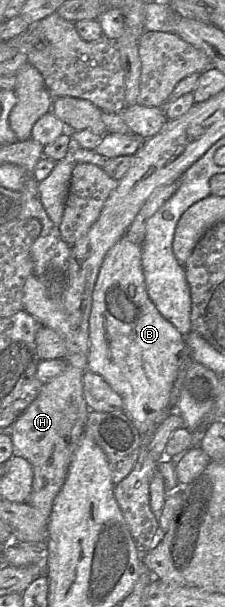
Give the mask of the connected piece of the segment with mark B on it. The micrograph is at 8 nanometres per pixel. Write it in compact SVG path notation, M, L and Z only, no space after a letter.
M124 235L124 237L122 237L114 246L111 247L111 249L107 252L107 254L104 257L104 260L103 260L102 265L99 270L95 288L93 291L93 304L92 304L90 318L89 318L89 354L88 354L88 368L87 369L96 373L96 374L99 374L112 387L112 389L120 395L120 397L123 401L123 405L124 405L124 412L127 414L127 416L133 422L133 424L136 427L139 434L141 436L150 437L150 436L153 436L157 427L164 421L164 419L168 416L168 414L170 412L173 412L173 411L169 411L170 393L173 388L173 384L176 379L178 370L179 370L180 366L184 363L184 358L185 358L185 356L188 356L189 352L187 351L187 345L186 345L186 341L184 339L185 337L178 332L176 327L171 322L169 322L167 319L165 319L159 313L159 311L157 310L157 308L155 307L155 305L153 304L151 299L149 298L146 283L145 283L144 273L143 273L143 269L142 269L141 254L142 254L142 245L137 245L137 244L129 241Z

